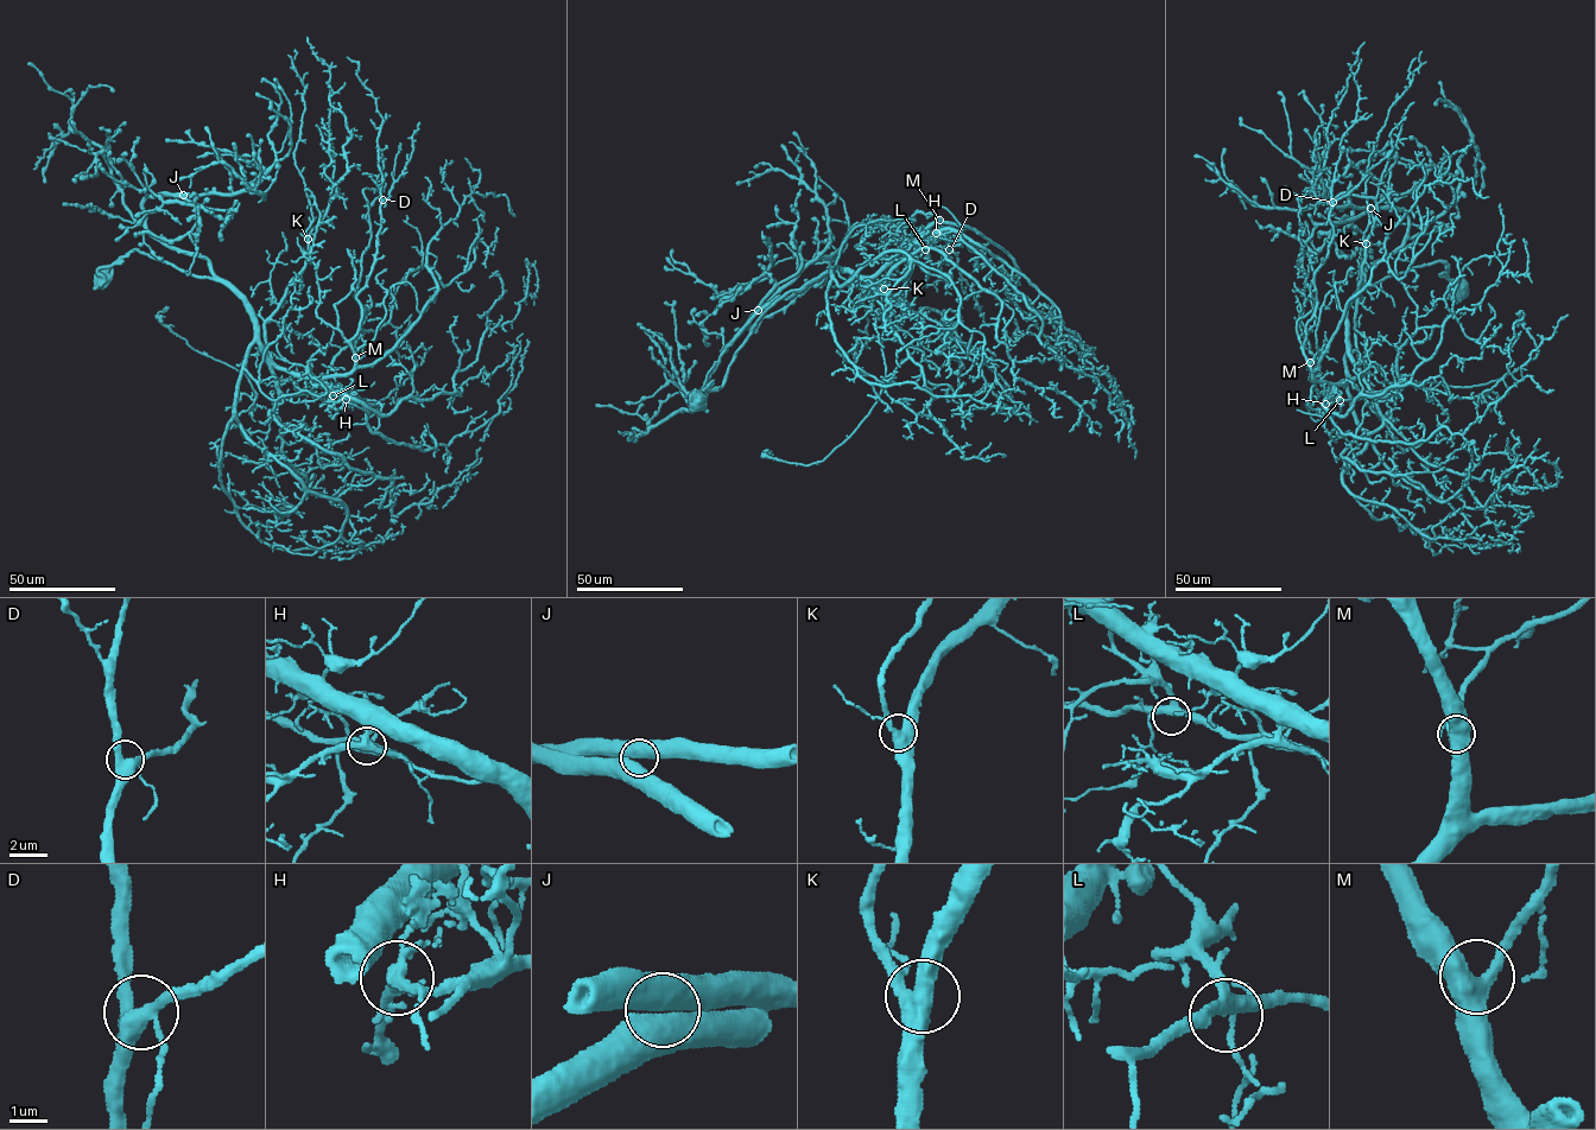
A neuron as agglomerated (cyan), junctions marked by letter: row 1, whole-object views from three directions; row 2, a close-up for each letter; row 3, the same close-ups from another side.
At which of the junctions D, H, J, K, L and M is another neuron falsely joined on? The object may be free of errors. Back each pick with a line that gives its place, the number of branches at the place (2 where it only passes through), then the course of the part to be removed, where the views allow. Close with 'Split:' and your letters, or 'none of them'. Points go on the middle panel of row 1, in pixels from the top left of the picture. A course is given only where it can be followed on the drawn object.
H: place (936, 233); branches 4; course (936, 233), (892, 299), (881, 337), (885, 378), (868, 414), (823, 461), (803, 464), (762, 455), (772, 455)
Split: H

